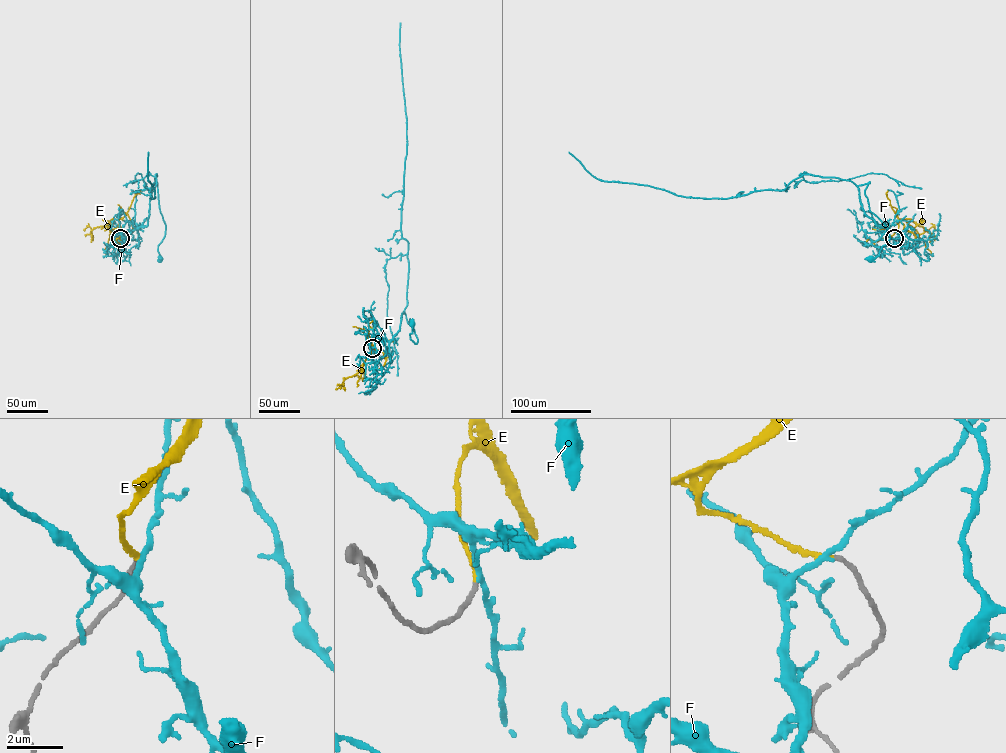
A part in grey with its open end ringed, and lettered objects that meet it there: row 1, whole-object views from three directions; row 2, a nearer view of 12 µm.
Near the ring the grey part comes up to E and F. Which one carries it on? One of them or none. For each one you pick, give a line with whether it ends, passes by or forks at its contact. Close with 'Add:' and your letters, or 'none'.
E: it ends there
Add: E

